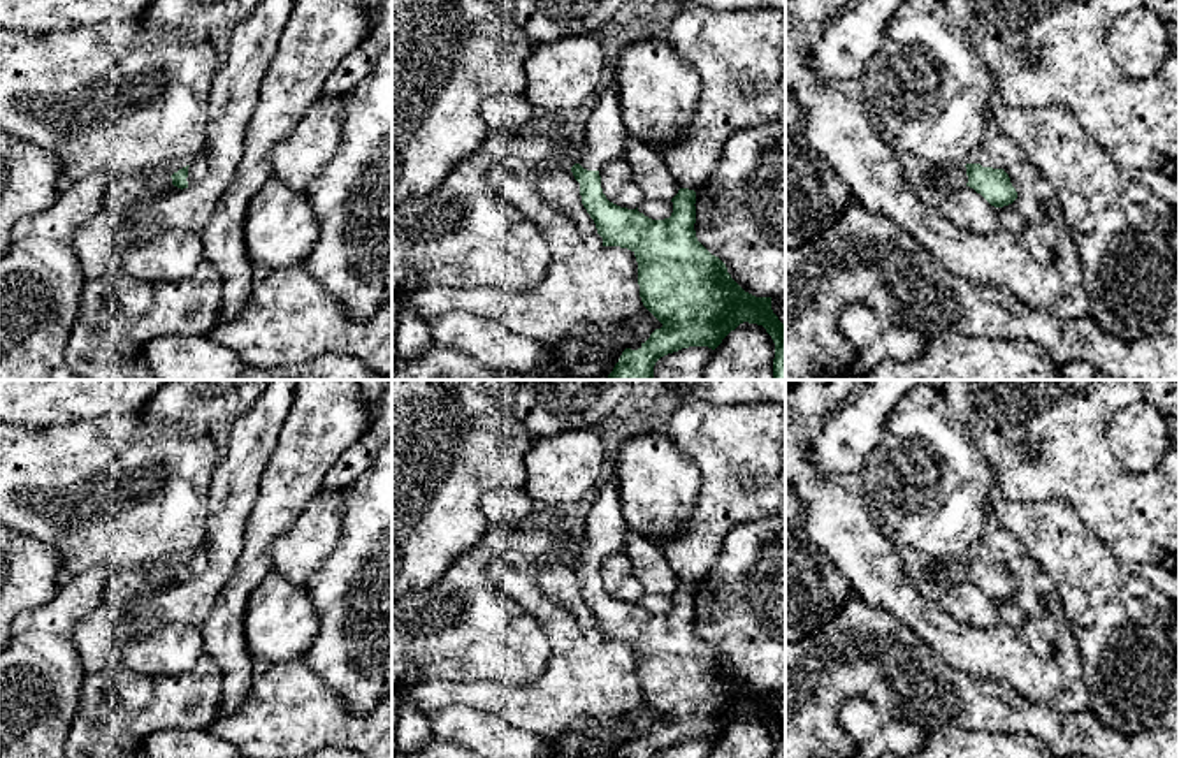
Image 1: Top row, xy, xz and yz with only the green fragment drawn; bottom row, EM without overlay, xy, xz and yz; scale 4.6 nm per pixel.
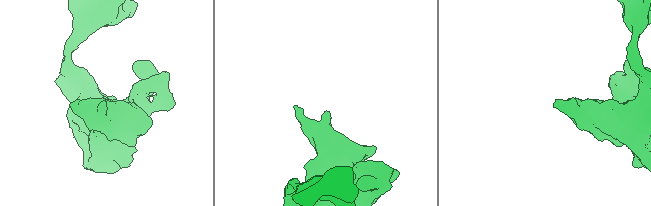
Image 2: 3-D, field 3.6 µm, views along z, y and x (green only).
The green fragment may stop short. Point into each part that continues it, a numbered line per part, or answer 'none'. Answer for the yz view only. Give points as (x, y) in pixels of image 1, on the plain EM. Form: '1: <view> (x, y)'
1: yz (954, 572)

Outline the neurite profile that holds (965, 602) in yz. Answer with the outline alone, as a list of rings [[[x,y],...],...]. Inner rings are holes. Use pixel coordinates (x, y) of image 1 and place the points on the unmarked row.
[[[970,580],[951,584],[940,609],[961,624],[980,630],[993,628],[1002,619],[996,601]]]

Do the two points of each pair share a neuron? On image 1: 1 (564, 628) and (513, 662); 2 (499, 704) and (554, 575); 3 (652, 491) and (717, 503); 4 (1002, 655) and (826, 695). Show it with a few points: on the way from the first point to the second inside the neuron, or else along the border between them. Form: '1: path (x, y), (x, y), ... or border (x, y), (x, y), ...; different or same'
1: border (520, 607), (550, 641), (549, 665), (540, 677); different
2: border (535, 579), (538, 588), (561, 604), (577, 621); different
3: border (691, 458), (698, 495), (675, 535); different
4: border (921, 637), (949, 663), (984, 676), (990, 681); different

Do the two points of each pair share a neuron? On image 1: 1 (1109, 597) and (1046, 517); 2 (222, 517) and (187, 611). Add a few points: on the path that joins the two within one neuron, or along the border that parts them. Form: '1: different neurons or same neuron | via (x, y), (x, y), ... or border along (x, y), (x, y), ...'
1: same neuron | via (1090, 577), (1055, 537)
2: same neuron | via (222, 540), (222, 565), (206, 588)

